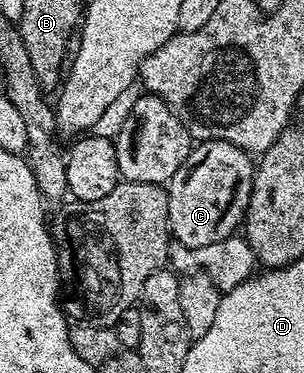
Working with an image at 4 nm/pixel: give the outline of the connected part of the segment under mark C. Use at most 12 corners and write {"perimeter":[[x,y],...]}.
{"perimeter":[[197,143],[166,185],[171,239],[237,235],[253,157]]}

